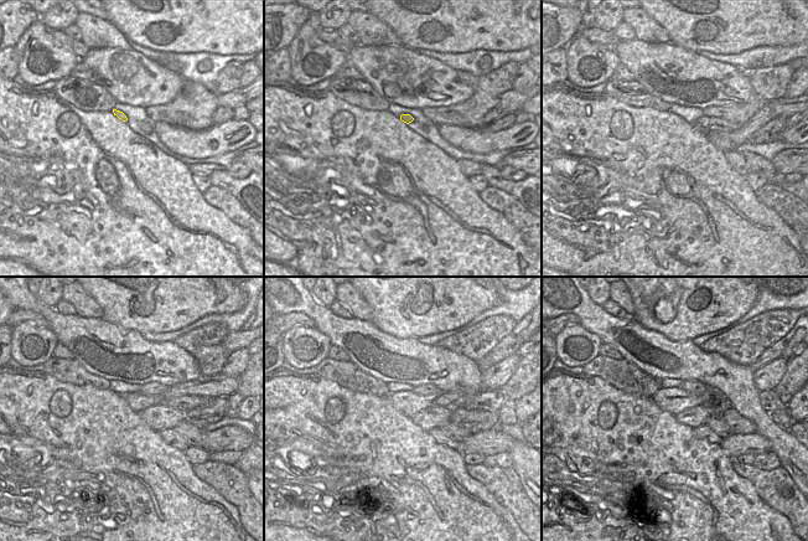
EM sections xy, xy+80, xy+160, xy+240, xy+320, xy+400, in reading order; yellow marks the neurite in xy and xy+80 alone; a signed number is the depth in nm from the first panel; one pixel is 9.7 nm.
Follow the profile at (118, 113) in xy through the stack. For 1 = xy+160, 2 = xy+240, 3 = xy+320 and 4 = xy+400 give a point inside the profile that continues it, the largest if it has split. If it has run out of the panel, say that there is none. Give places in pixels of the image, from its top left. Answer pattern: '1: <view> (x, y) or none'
1: xy+160 (706, 123)
2: xy+240 (186, 402)
3: xy+320 (488, 400)
4: xy+400 (770, 401)

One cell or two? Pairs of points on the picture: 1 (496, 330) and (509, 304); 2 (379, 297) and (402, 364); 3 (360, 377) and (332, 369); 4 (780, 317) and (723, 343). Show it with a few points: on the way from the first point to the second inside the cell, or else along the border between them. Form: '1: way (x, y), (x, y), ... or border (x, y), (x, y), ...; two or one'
1: border (517, 321), (507, 315), (490, 315), (477, 323); two
2: border (369, 320), (383, 331), (398, 338), (418, 339); two
3: way (353, 377), (338, 371); one
4: way (766, 329), (746, 343), (736, 343); one

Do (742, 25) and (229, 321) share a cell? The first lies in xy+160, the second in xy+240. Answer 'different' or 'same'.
different

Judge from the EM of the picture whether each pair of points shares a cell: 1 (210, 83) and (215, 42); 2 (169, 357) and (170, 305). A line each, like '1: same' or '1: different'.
1: different
2: different

